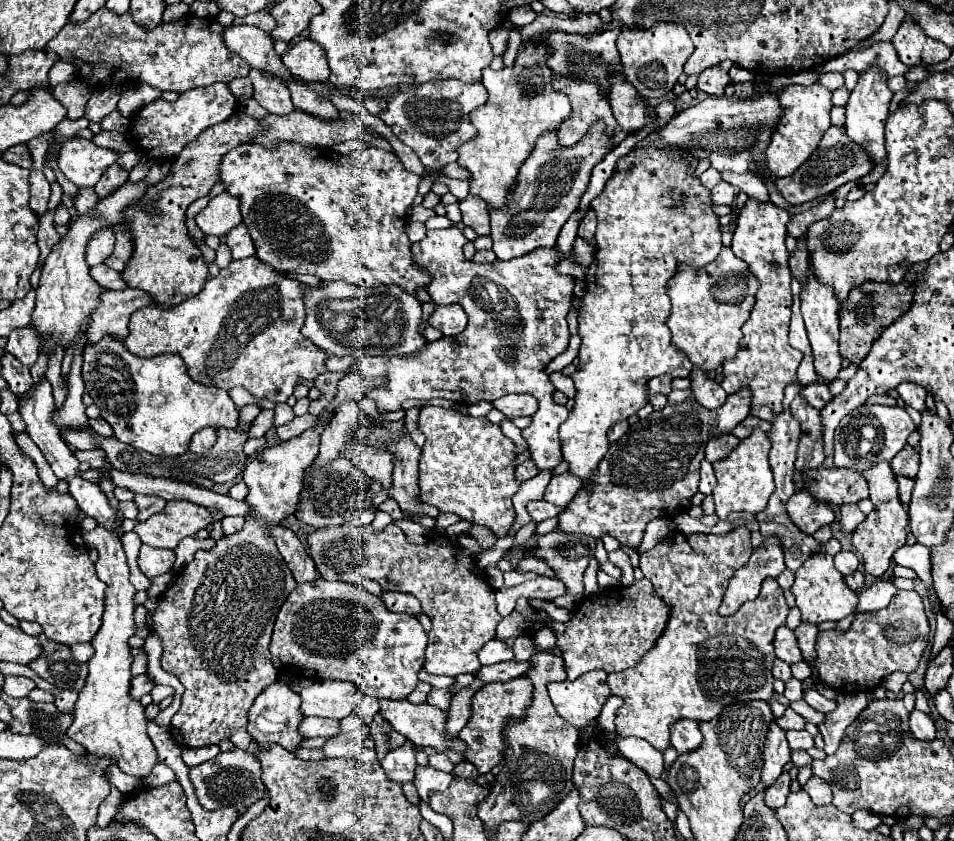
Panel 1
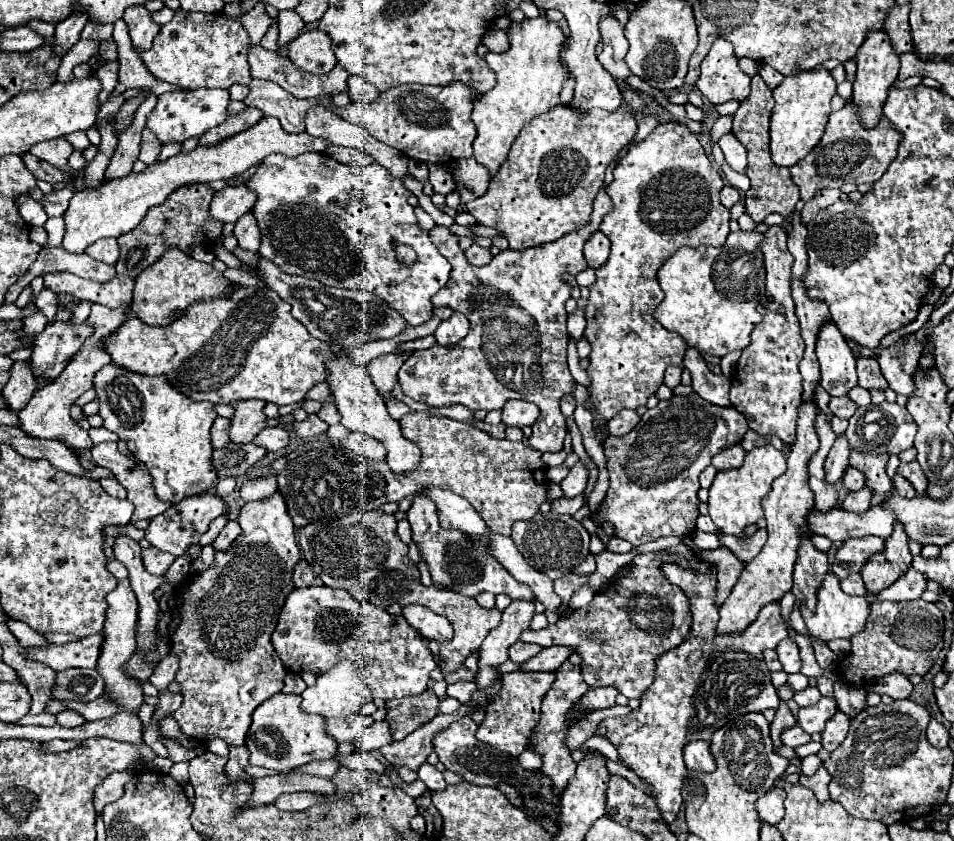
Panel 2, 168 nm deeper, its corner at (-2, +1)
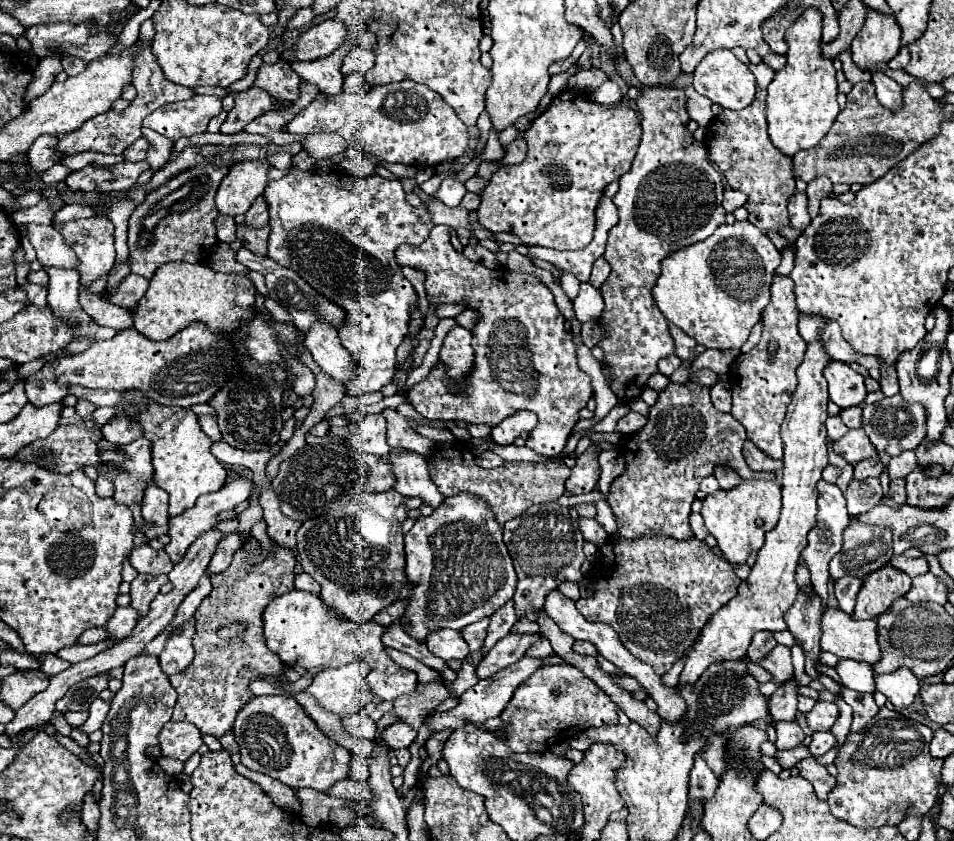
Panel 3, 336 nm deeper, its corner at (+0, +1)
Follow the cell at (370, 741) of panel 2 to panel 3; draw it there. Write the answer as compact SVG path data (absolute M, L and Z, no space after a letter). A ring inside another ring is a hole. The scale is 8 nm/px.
M403 722L391 724L389 728L385 728L381 732L383 742L391 748L407 748L415 740L415 736L417 736L417 732L413 728L409 728L407 724L403 724Z

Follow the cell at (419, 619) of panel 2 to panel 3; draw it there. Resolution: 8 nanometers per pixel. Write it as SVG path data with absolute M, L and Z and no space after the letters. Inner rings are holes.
M439 628L437 632L429 632L425 644L429 652L433 652L443 660L453 660L453 658L463 660L469 654L467 642L463 640L461 632L449 630L449 628Z

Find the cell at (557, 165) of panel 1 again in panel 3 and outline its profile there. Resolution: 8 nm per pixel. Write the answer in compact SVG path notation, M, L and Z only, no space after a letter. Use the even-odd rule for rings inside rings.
M565 90L561 92L559 96L553 98L551 106L541 114L537 116L533 122L531 122L531 128L525 130L525 142L527 142L527 158L519 164L507 164L503 168L499 168L489 184L483 188L481 192L481 206L477 208L477 216L479 216L479 224L491 232L509 232L509 234L515 234L525 246L545 246L545 248L553 248L553 250L579 250L579 248L585 248L591 238L593 238L593 230L595 230L595 206L599 202L599 198L603 196L603 190L609 182L613 180L619 180L631 166L631 160L637 152L637 144L641 140L641 124L639 124L639 118L635 114L633 108L629 108L627 104L619 104L619 106L597 106L593 104L585 92L573 92L573 90Z

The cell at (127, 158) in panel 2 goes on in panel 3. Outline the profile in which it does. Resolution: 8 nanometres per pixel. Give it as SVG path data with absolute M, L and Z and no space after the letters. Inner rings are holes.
M145 138L135 140L135 142L133 142L129 148L125 148L125 152L123 152L125 162L141 162L141 160L145 160L147 148L149 148L149 144L147 144Z

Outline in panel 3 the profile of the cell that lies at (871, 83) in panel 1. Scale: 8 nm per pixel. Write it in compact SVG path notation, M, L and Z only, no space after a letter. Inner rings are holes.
M867 10L865 26L859 30L851 44L853 62L861 70L871 70L875 66L887 64L897 56L901 48L901 30L895 20L887 14Z

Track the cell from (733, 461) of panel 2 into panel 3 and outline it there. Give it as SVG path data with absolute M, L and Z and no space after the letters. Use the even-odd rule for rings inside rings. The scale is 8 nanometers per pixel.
M717 464L717 468L713 470L715 478L719 480L719 486L721 488L733 488L737 484L741 484L741 476L737 476L737 472L733 468L729 468L727 464Z

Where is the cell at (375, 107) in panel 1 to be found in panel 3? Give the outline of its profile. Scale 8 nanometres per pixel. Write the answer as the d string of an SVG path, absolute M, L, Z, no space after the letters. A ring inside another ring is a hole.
M351 72L345 76L343 92L347 94L365 94L365 76L359 72Z

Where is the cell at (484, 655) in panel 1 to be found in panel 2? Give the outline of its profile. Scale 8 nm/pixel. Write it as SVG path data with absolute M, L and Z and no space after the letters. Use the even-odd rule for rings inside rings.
M515 642L511 646L511 652L509 652L509 660L513 662L523 662L523 660L529 660L533 658L535 654L539 654L543 650L543 646L539 644L525 644L525 642Z

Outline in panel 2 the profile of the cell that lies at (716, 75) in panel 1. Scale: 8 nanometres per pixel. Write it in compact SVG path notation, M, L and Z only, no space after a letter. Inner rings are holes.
M725 38L715 40L701 64L701 76L695 84L711 104L749 98L751 78L739 68L733 44Z

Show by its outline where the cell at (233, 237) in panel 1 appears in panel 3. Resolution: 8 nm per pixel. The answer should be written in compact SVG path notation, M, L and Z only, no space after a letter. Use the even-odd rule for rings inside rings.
M259 196L245 214L245 226L247 228L263 228L267 224L267 220L269 220L267 204L265 204L263 196Z

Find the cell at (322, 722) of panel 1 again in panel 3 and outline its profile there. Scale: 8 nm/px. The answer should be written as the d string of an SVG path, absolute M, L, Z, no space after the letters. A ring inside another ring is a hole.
M357 712L353 716L347 716L341 720L343 728L347 734L359 738L359 740L373 740L375 738L375 730L377 730L377 724L363 712Z

